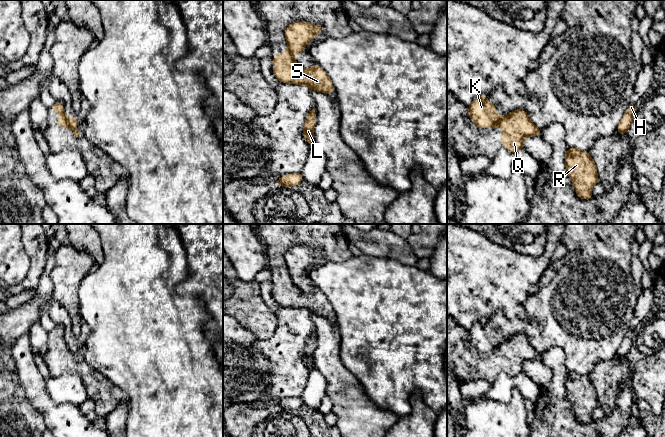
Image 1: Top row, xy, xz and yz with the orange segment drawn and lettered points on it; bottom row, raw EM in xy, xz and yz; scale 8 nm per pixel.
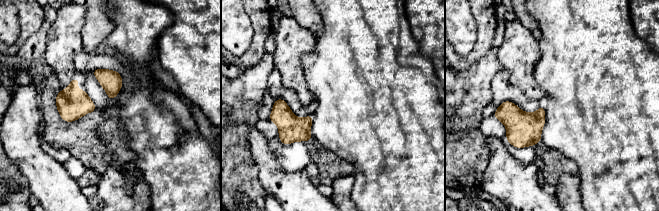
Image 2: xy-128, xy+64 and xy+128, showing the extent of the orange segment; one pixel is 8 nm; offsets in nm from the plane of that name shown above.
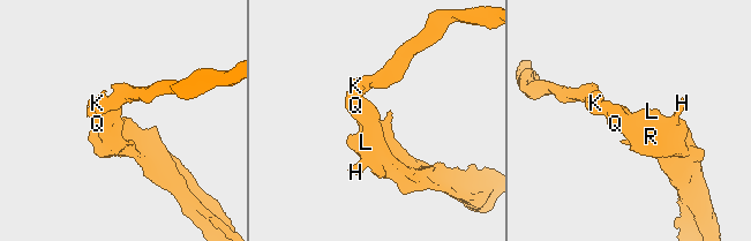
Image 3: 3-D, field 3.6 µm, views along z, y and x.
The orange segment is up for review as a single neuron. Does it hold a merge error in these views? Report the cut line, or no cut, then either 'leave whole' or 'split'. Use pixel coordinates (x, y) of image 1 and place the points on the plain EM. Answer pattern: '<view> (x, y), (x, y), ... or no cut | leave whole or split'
xy (66, 342), (72, 351) | split

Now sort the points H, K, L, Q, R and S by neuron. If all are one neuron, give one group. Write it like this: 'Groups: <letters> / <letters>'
Groups: H L Q R S / K

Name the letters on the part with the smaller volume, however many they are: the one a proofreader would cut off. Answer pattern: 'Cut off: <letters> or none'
Cut off: K

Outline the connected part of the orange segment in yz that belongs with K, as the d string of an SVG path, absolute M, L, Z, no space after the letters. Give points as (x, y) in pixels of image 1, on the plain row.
M486 320L476 321L468 330L472 346L481 352L492 352L500 344L500 340Z

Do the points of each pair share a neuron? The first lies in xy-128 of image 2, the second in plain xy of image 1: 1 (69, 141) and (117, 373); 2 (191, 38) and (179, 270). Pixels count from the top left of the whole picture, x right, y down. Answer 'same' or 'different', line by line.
1: different
2: different

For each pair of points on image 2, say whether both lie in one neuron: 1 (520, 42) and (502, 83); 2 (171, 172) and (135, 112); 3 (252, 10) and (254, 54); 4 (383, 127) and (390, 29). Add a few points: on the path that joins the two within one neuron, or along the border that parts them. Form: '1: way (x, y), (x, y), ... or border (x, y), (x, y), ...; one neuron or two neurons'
1: border (504, 68), (509, 73); two neurons
2: way (167, 157), (160, 148), (160, 143), (147, 127); one neuron
3: way (258, 21), (257, 43); one neuron
4: way (383, 103), (383, 53); one neuron

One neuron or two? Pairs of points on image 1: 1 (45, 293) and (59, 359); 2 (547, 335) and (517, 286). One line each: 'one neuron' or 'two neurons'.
1: two neurons
2: two neurons

